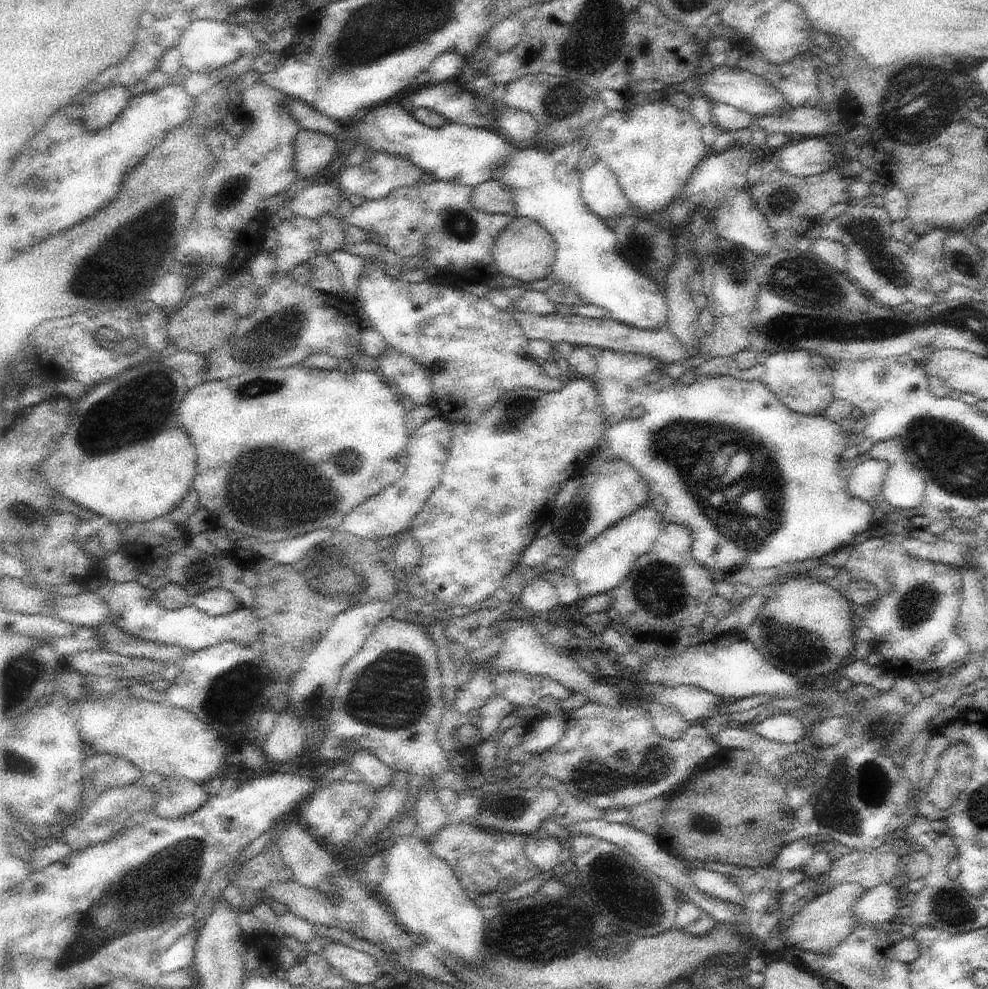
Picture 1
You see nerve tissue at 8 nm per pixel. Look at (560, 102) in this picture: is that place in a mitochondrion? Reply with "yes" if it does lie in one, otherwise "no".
yes

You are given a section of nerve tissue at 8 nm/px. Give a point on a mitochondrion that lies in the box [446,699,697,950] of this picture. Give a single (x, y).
(591, 776)

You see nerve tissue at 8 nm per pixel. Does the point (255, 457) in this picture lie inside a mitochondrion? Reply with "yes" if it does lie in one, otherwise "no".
no

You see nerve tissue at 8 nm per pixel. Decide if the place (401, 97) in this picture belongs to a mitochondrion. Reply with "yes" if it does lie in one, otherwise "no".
no

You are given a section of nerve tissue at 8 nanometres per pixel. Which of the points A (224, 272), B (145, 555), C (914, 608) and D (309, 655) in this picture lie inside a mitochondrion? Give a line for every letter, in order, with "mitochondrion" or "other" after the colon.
A: other
B: other
C: mitochondrion
D: other

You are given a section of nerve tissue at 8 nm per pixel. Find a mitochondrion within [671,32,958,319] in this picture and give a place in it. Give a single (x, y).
(922, 105)

